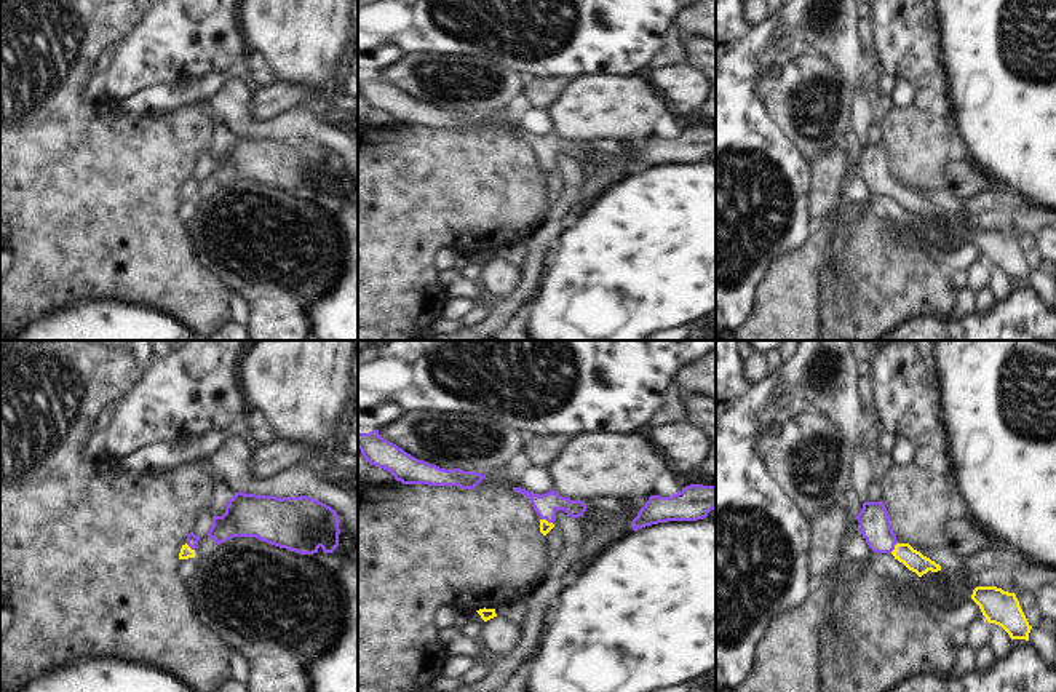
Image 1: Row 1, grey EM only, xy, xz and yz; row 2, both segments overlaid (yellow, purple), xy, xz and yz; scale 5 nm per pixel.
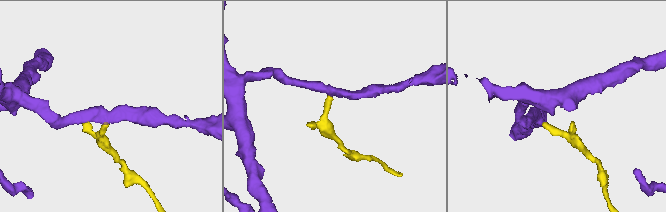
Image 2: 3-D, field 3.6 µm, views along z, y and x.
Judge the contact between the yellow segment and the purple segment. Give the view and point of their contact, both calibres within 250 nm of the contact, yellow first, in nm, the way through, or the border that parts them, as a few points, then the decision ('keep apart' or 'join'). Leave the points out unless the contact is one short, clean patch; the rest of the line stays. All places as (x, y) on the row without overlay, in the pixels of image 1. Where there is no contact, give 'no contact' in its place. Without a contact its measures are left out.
xz (545, 162) | 60/120 nm | across xz (545, 168), (545, 162), (545, 147) | join

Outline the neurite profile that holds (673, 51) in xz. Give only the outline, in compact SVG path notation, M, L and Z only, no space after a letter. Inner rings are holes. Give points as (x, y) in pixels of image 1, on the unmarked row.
M669 32L663 42L661 48L652 56L649 69L660 69L663 66L674 66L679 62L687 62L689 53L684 43L679 40L676 32Z

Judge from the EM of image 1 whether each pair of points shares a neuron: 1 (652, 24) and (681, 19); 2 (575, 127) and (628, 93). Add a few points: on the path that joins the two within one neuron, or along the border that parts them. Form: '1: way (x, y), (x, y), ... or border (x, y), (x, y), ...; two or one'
1: border (674, 16), (670, 31); two
2: way (588, 114), (595, 107), (615, 106); one

